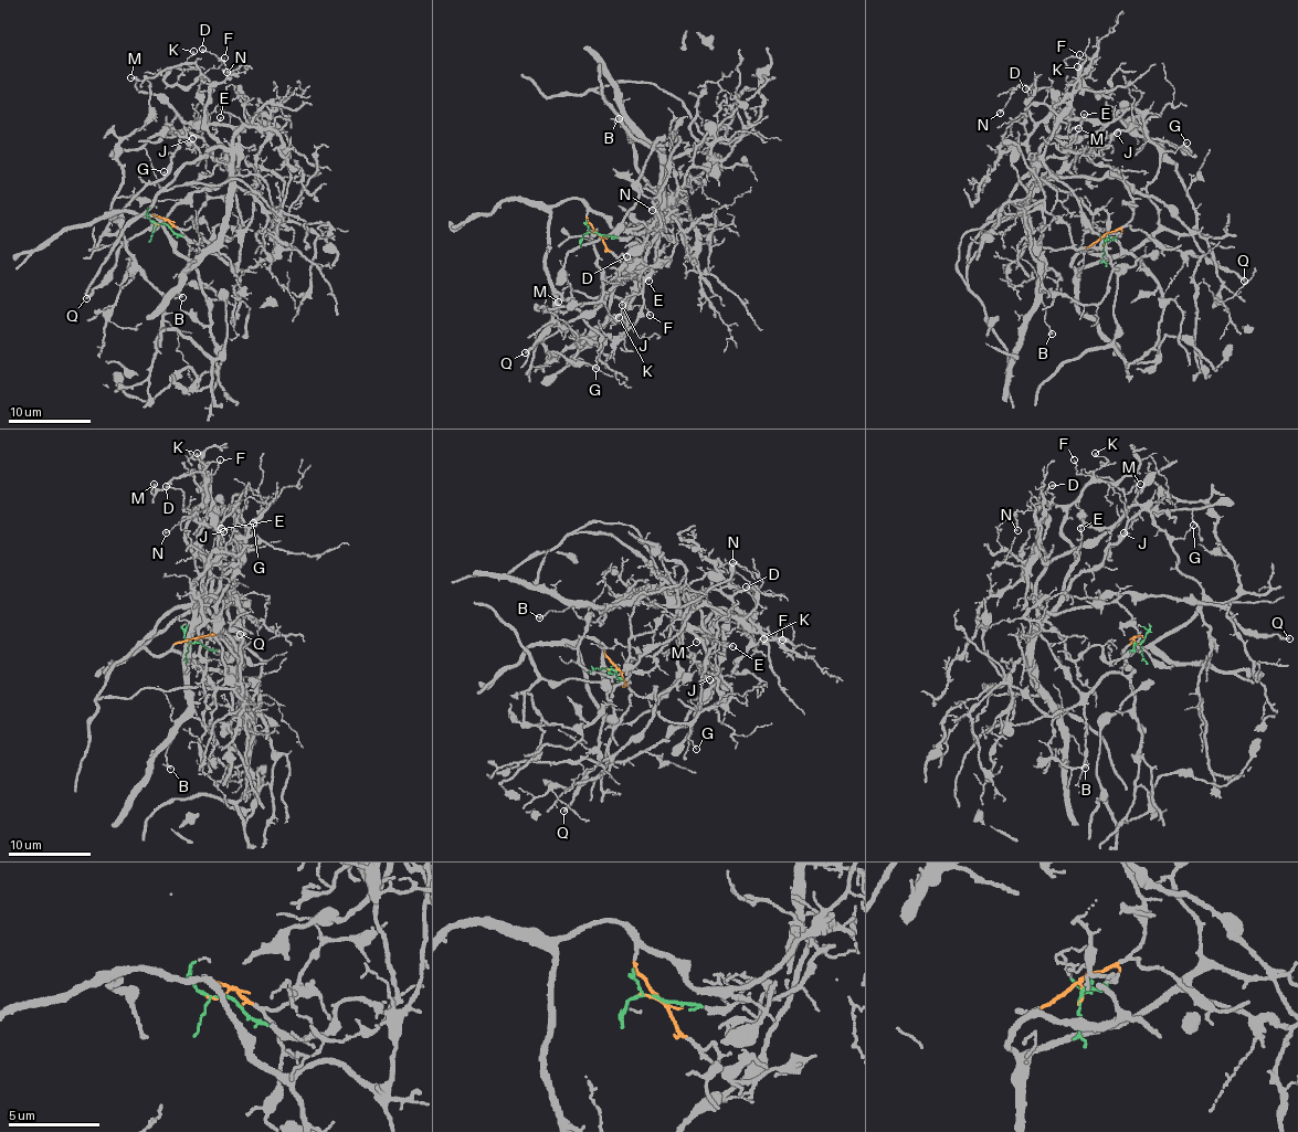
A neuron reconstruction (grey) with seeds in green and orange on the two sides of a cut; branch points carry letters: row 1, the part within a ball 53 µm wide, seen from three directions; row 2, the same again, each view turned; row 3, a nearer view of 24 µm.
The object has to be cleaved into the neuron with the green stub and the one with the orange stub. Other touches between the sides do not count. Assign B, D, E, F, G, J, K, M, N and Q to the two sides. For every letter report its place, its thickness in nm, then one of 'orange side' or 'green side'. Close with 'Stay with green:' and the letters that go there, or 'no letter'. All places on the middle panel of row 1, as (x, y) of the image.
B: place (619, 118); calibre 140 nm; green side
D: place (626, 256); calibre 160 nm; green side
E: place (648, 281); calibre 130 nm; green side
F: place (650, 315); calibre 100 nm; green side
G: place (595, 368); calibre 60 nm; orange side
J: place (622, 305); calibre 110 nm; green side
K: place (619, 317); calibre 130 nm; green side
M: place (558, 302); calibre 150 nm; green side
N: place (652, 210); calibre 120 nm; green side
Q: place (525, 352); calibre 200 nm; orange side
Stay with green: B, D, E, F, J, K, M, N

